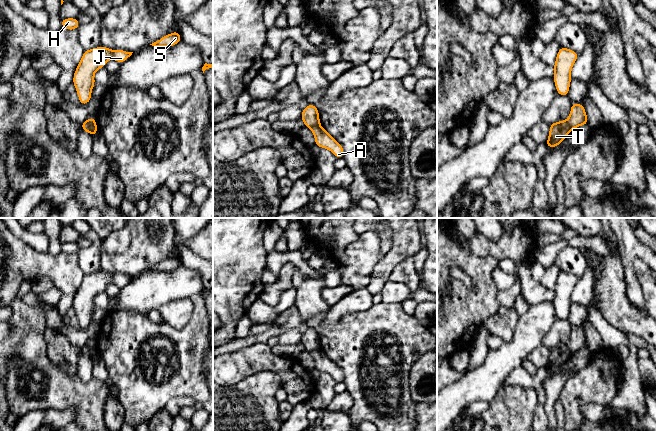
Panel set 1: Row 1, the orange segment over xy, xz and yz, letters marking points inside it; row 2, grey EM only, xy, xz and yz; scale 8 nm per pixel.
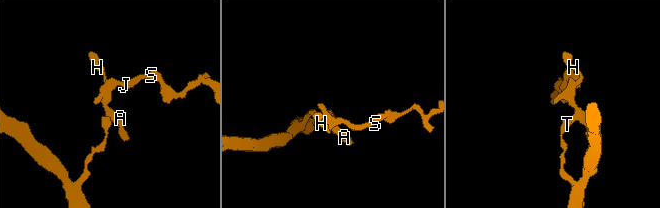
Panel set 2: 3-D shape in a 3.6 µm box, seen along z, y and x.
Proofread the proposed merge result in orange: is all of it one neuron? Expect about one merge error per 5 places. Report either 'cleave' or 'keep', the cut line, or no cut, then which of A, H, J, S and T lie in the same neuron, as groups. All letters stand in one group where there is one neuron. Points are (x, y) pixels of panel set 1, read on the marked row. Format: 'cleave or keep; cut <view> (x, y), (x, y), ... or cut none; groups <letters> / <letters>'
cleave; cut xz (319, 124), (313, 125), (310, 128); groups A H J S / T

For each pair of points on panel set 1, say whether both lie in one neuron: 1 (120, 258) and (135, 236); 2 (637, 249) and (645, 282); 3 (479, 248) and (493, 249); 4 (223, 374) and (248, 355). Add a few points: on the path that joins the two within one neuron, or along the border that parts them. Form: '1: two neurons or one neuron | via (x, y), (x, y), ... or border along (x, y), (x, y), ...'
1: one neuron | via (125, 253), (135, 241)
2: two neurons | border along (636, 277), (645, 299)
3: one neuron | via (482, 248), (490, 248)
4: one neuron | via (229, 368), (238, 365), (242, 361)

